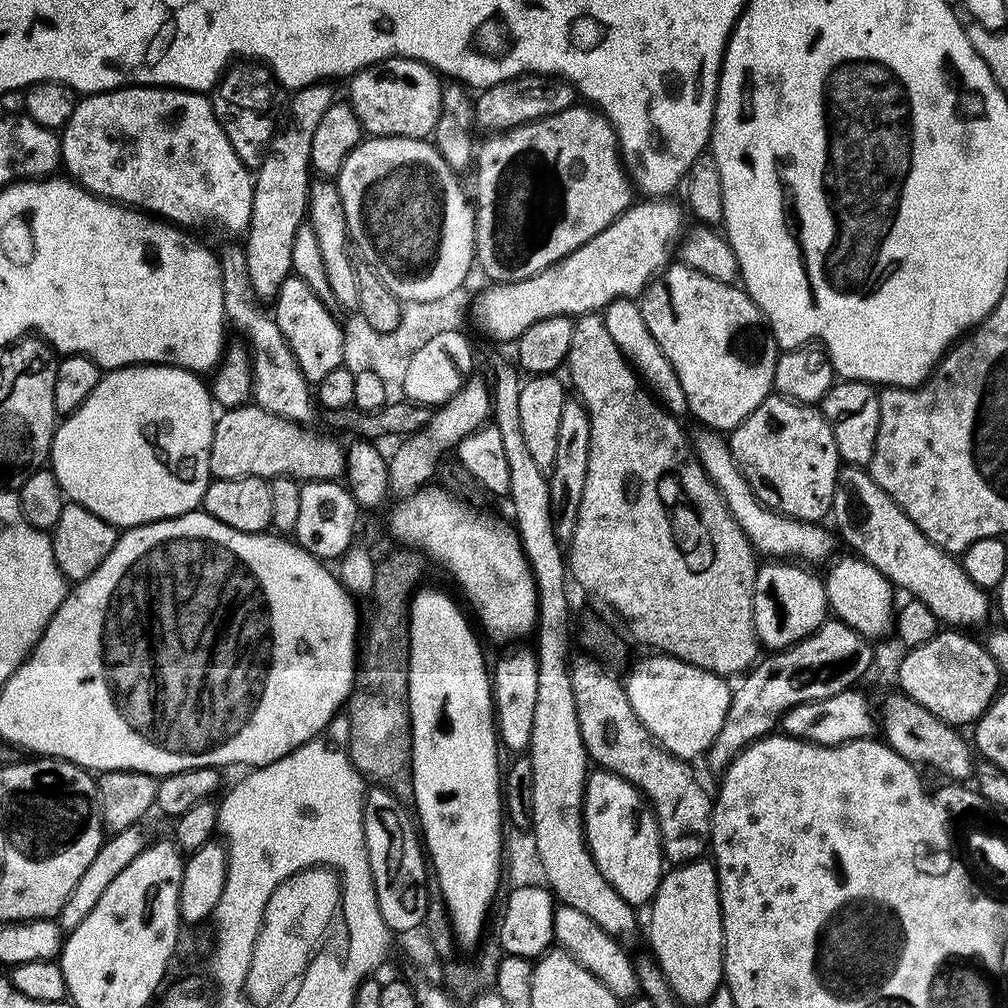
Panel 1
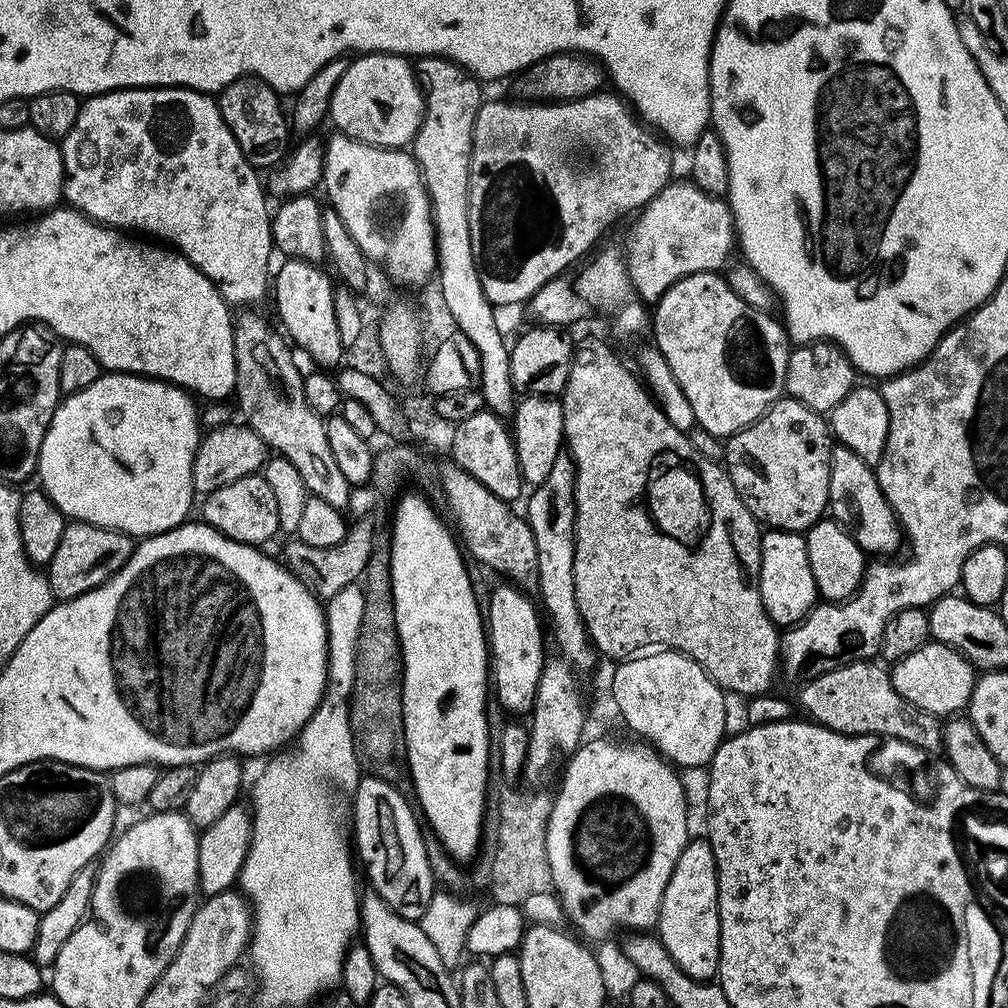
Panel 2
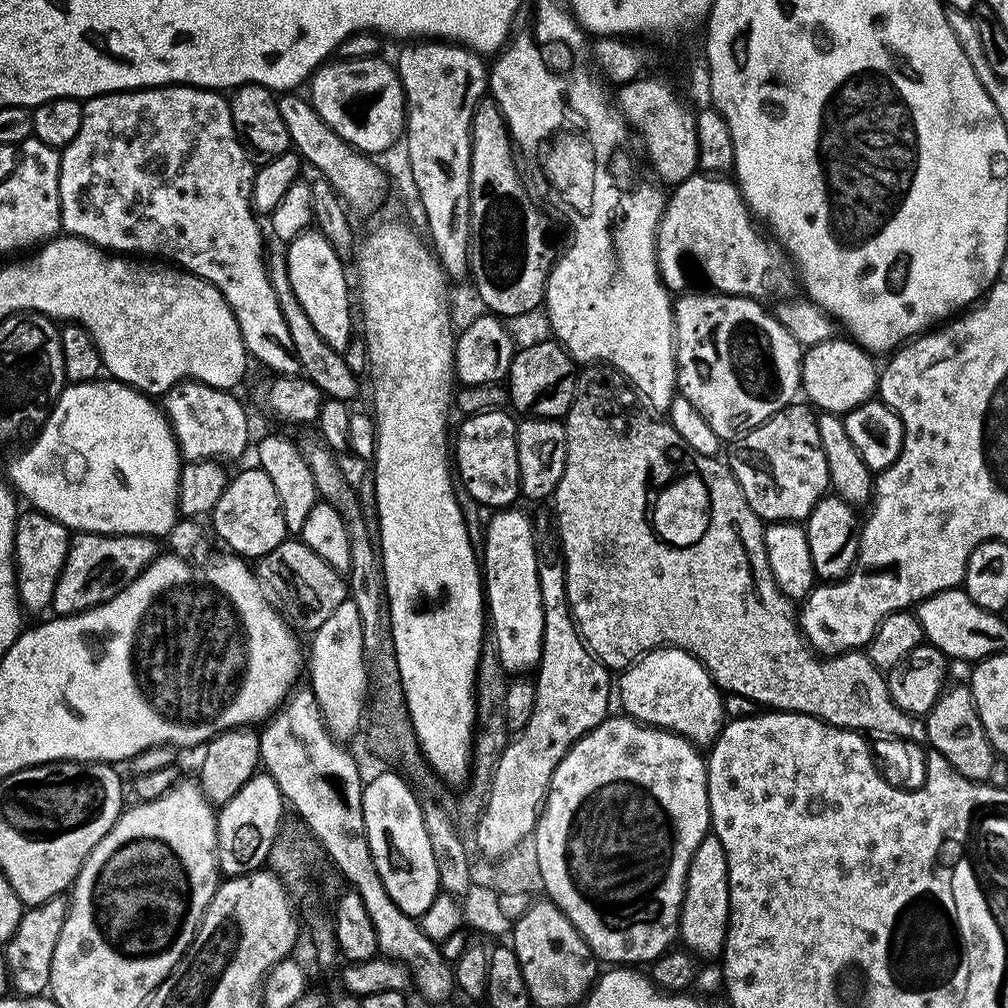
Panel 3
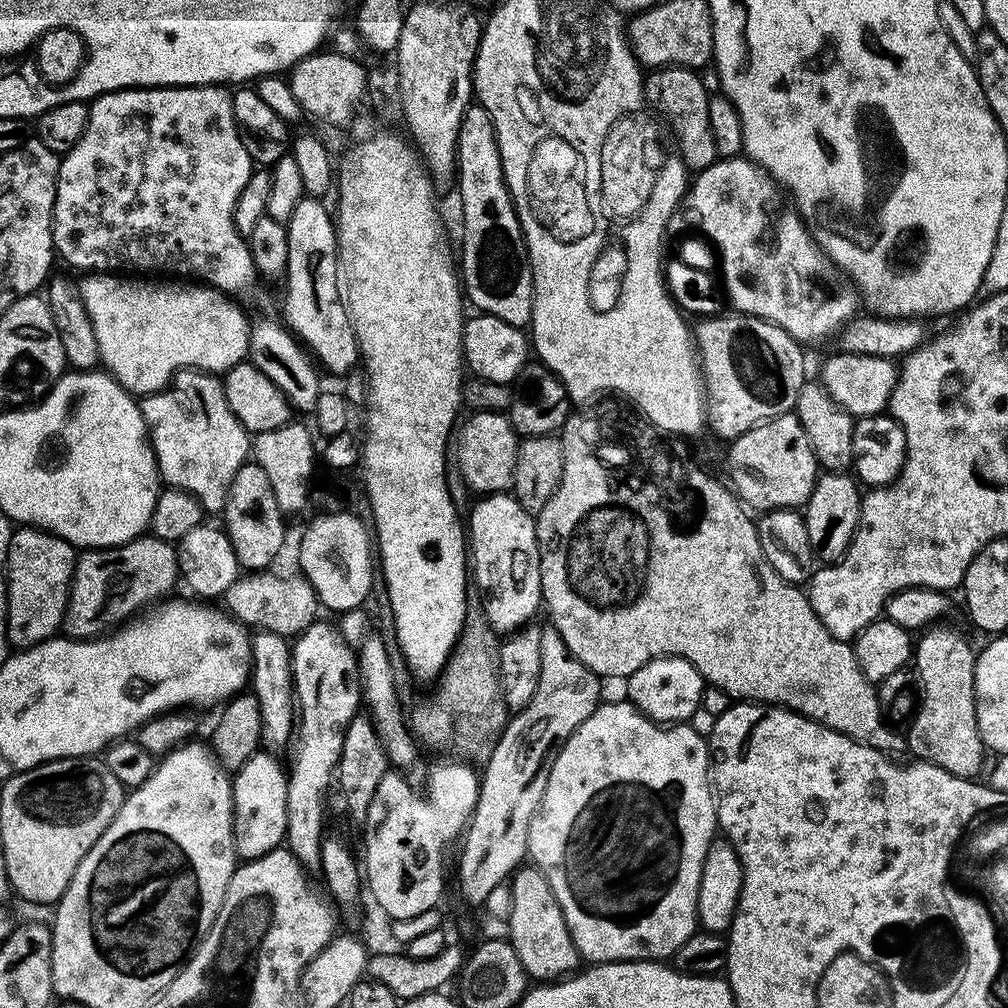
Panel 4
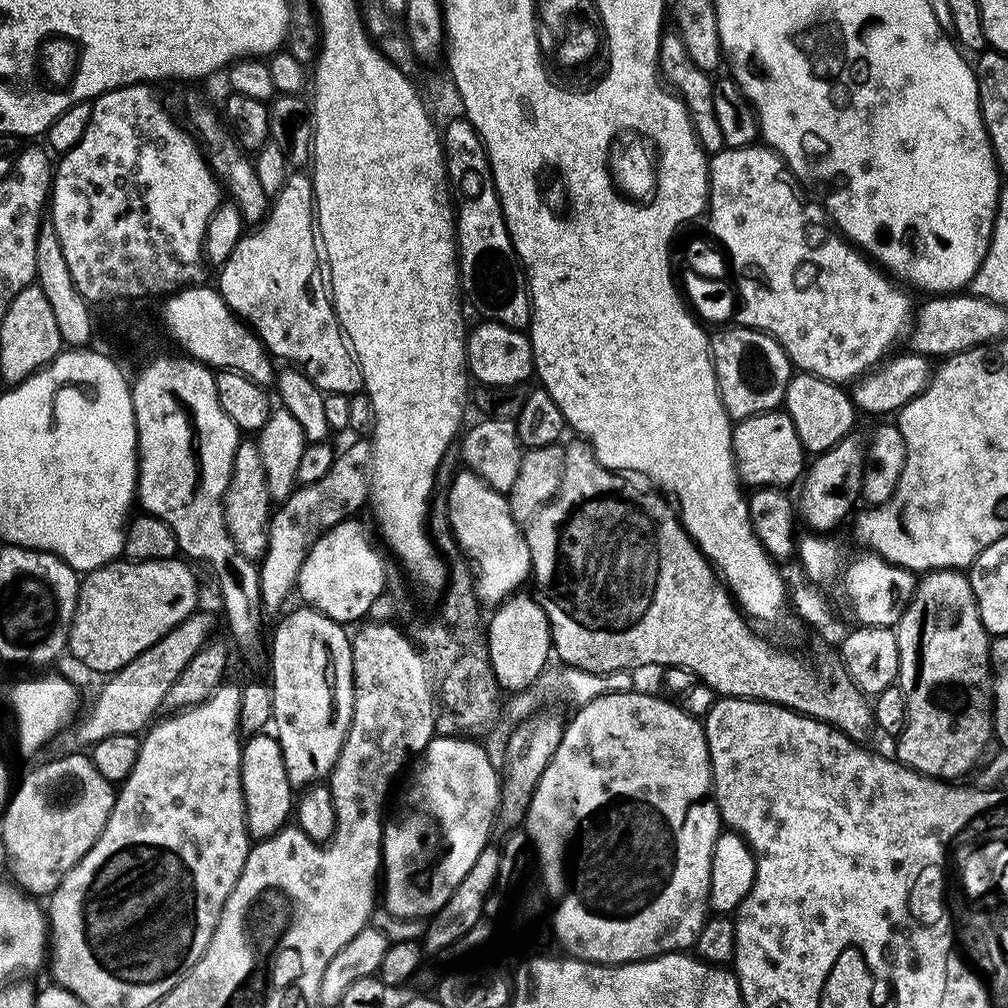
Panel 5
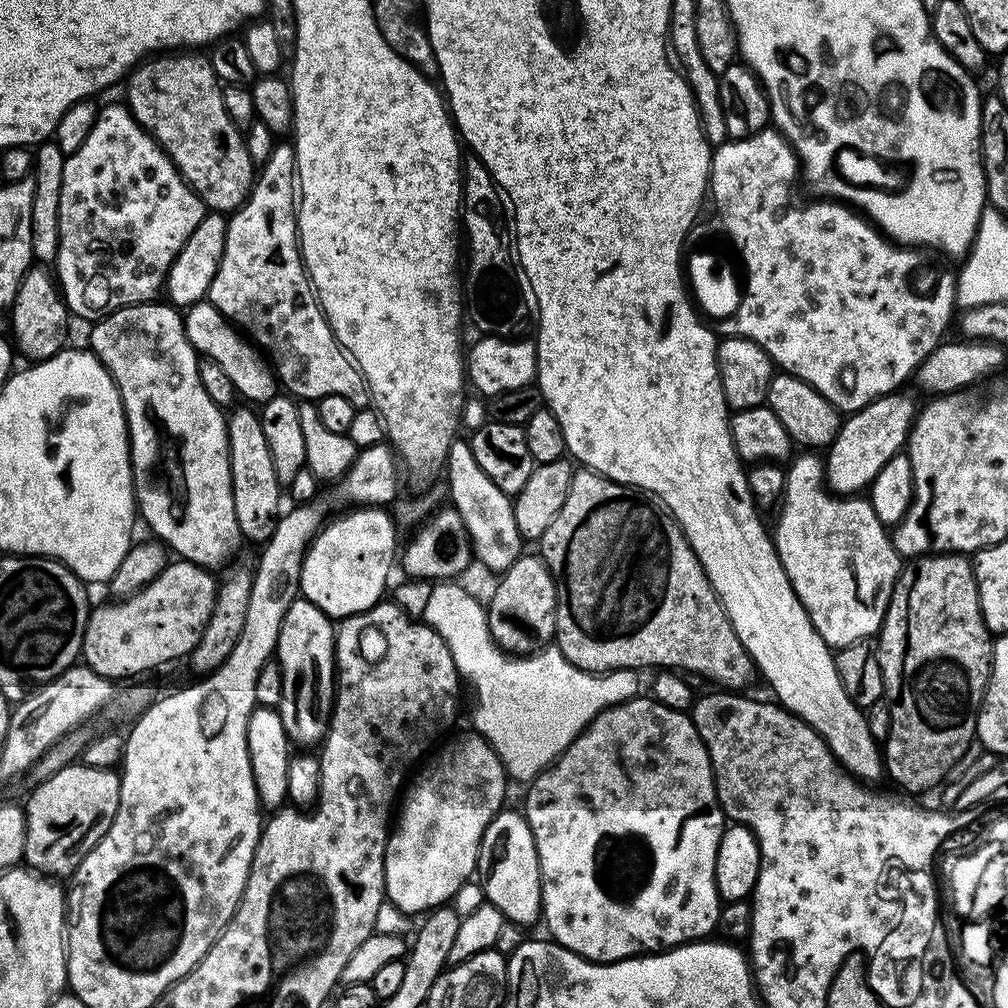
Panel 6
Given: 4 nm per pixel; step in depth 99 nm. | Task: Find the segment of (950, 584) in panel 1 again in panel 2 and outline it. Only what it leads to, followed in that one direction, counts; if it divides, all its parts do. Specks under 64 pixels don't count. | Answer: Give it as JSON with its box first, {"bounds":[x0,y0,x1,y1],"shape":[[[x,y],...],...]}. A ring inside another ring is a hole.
{"bounds":[828,443,902,556],"shape":[[[837,443],[830,458],[828,512],[851,535],[866,554],[888,556],[902,548],[902,529],[892,503],[882,494],[873,465],[862,462],[854,450]]]}

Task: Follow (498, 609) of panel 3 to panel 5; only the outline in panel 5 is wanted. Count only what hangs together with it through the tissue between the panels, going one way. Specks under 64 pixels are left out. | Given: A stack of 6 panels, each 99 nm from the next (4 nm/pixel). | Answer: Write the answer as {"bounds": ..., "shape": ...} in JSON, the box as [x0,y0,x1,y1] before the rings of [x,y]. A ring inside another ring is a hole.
{"bounds":[451,471,532,606],"shape":[[[463,471],[452,480],[452,500],[456,503],[456,513],[452,516],[451,531],[459,547],[461,544],[472,559],[470,564],[474,569],[476,595],[485,605],[499,606],[508,597],[519,593],[532,576],[528,538],[521,521],[512,514],[509,497],[485,484],[475,472]]]}

